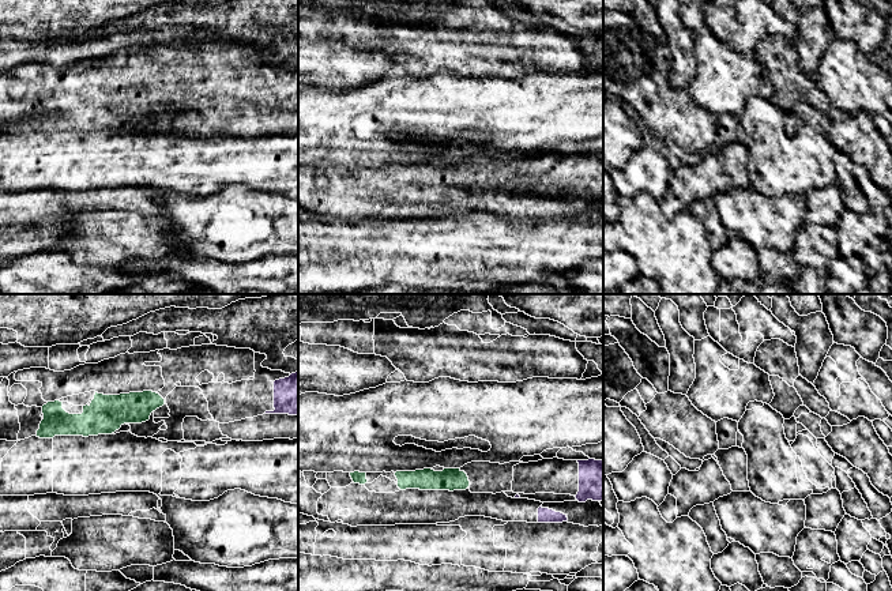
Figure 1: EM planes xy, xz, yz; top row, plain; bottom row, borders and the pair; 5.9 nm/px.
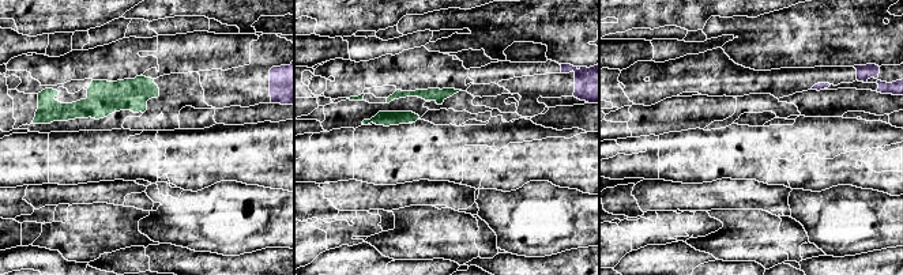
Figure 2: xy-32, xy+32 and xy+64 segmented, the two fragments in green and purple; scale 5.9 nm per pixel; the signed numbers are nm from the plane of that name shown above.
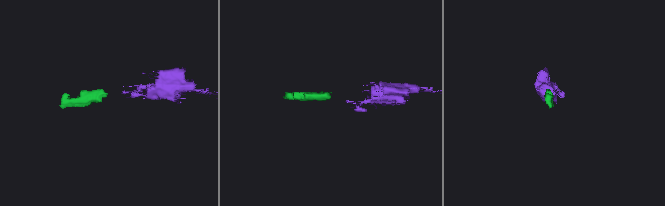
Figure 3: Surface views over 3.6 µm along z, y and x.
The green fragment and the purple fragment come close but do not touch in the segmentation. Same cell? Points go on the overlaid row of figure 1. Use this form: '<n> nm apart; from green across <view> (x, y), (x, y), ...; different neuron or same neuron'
280 nm apart; from green across xz (469, 485), (515, 496); same neuron

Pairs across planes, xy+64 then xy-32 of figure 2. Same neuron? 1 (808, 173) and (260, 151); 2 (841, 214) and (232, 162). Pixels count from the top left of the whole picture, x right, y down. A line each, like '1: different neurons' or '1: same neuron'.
1: same neuron
2: different neurons

